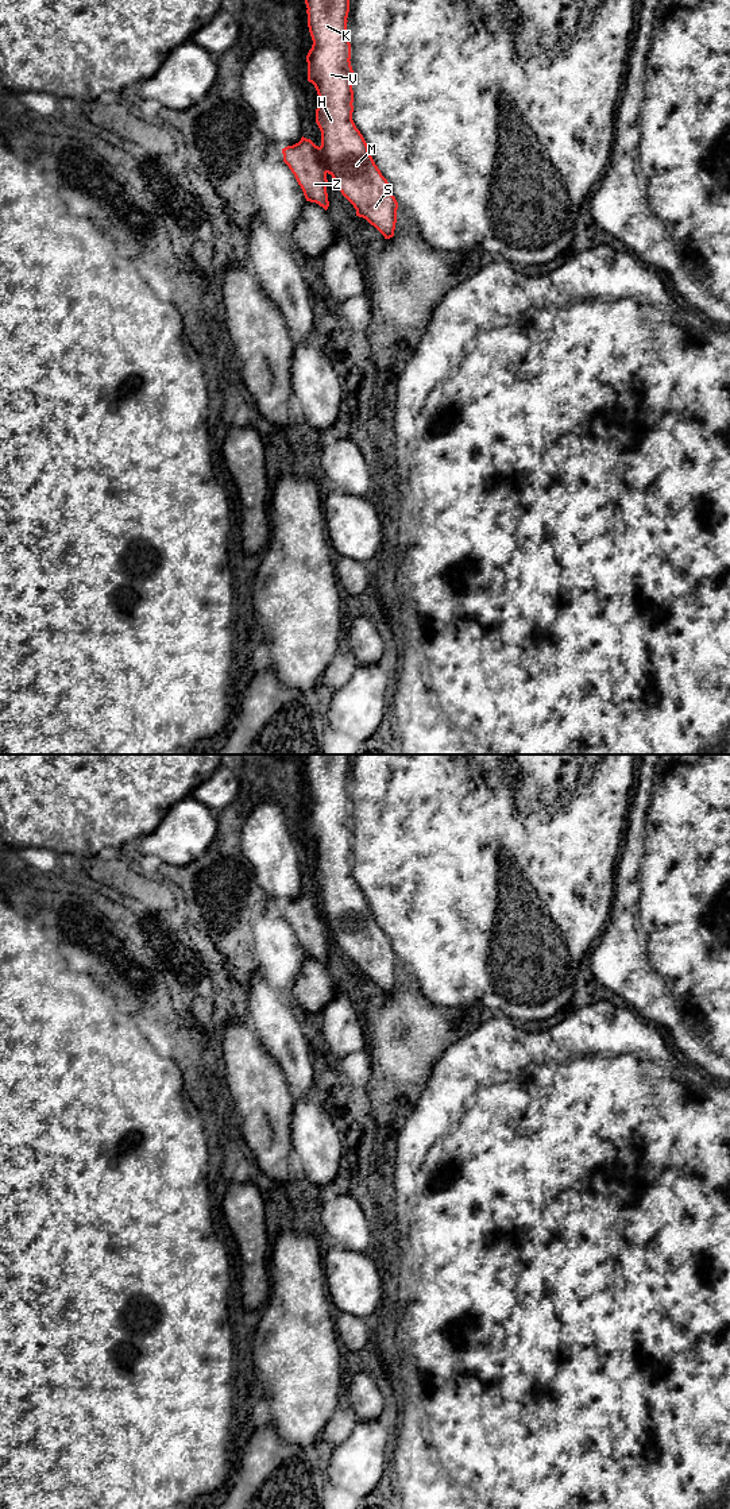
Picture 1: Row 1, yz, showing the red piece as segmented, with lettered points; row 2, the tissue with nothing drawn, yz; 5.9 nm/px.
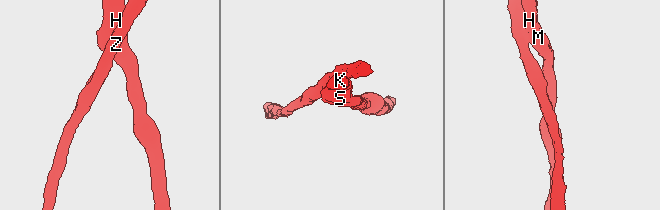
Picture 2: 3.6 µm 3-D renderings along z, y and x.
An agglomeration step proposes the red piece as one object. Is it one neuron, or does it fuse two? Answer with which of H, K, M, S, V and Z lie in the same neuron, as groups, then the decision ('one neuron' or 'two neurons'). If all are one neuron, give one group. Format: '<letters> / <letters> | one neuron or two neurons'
H K M S V / Z | two neurons

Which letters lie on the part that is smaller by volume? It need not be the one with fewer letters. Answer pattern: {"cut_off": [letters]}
{"cut_off": ["Z"]}

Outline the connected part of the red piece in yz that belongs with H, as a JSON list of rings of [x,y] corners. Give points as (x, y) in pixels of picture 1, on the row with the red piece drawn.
[[[305,0],[305,4],[308,27],[313,40],[306,55],[308,81],[314,85],[318,94],[316,123],[321,131],[320,153],[324,166],[327,173],[332,175],[333,184],[356,209],[356,216],[366,219],[385,239],[390,239],[394,236],[398,202],[352,120],[354,70],[347,34],[349,0]]]

